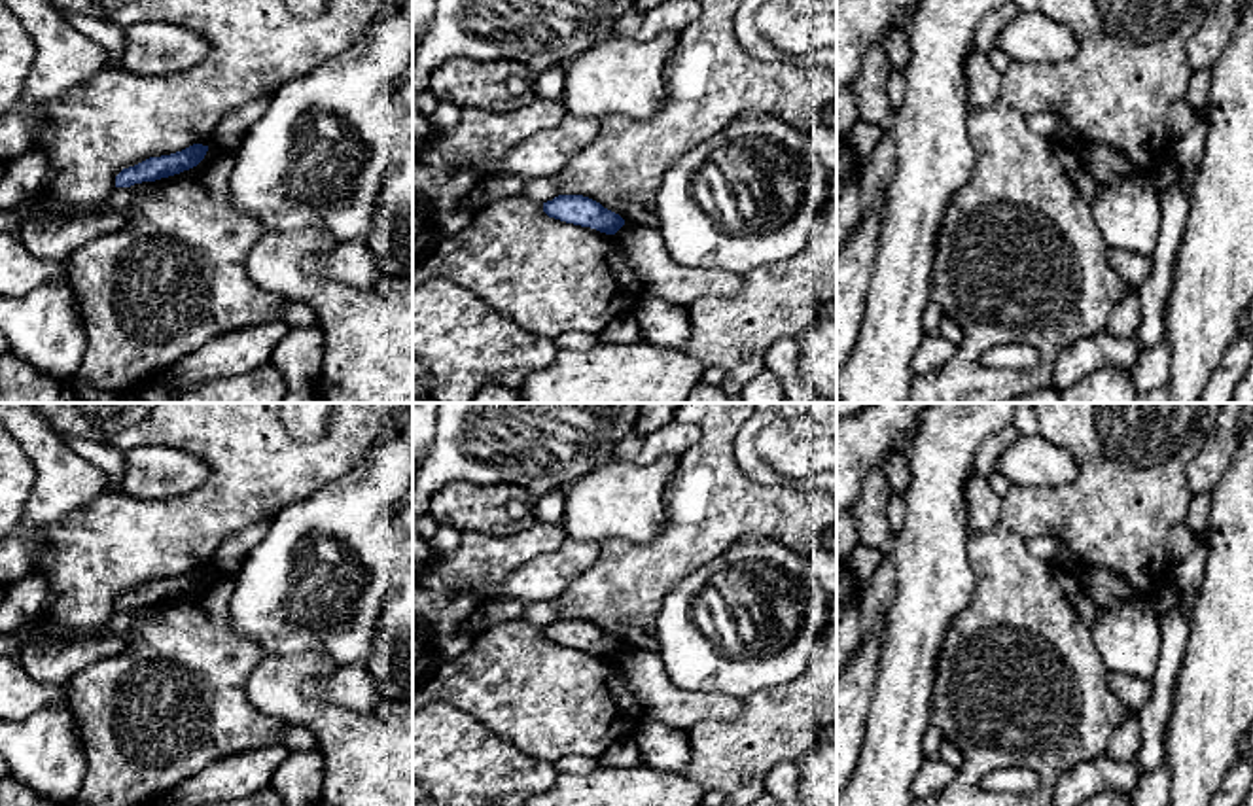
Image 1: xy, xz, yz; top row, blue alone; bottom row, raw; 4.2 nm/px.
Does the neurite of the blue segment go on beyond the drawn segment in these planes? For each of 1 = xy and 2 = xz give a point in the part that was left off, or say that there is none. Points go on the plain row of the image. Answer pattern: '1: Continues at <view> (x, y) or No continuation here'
1: No continuation here
2: No continuation here

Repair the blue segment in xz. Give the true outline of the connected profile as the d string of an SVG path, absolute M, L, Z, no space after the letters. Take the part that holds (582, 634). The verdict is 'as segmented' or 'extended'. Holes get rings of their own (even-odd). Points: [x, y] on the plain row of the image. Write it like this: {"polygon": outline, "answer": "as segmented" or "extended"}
{"polygon": "M558 619L543 626L543 636L549 641L591 651L606 658L615 658L625 649L619 638L583 619Z", "answer": "as segmented"}

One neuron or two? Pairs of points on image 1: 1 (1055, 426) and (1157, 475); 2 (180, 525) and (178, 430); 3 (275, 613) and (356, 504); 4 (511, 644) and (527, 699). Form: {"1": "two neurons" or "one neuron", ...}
{"1": "one neuron", "2": "one neuron", "3": "one neuron", "4": "one neuron"}

